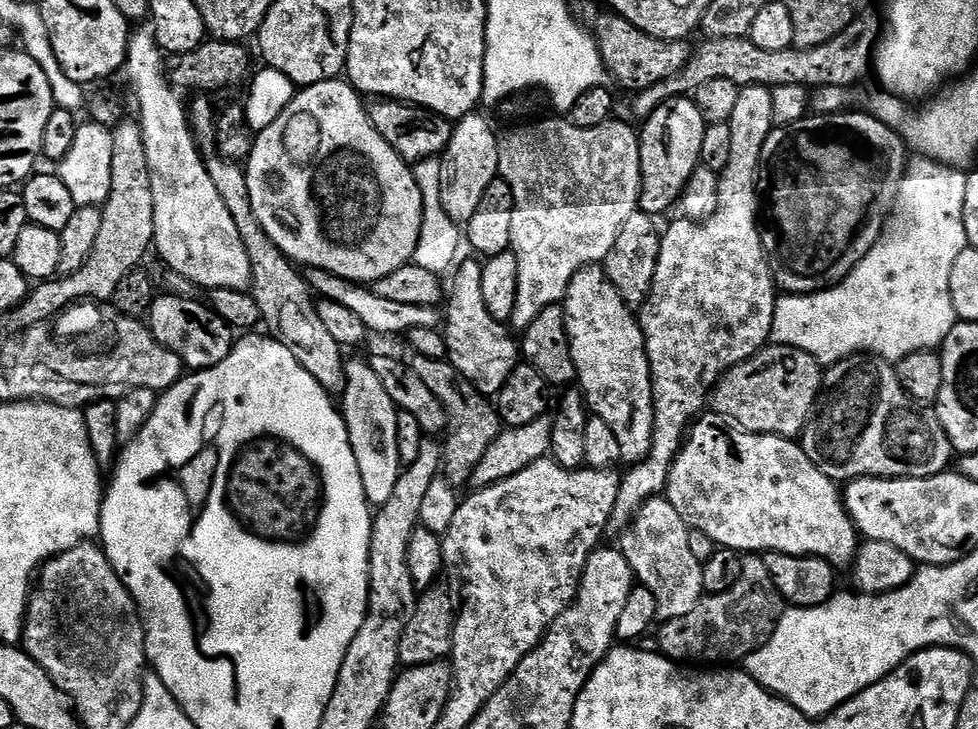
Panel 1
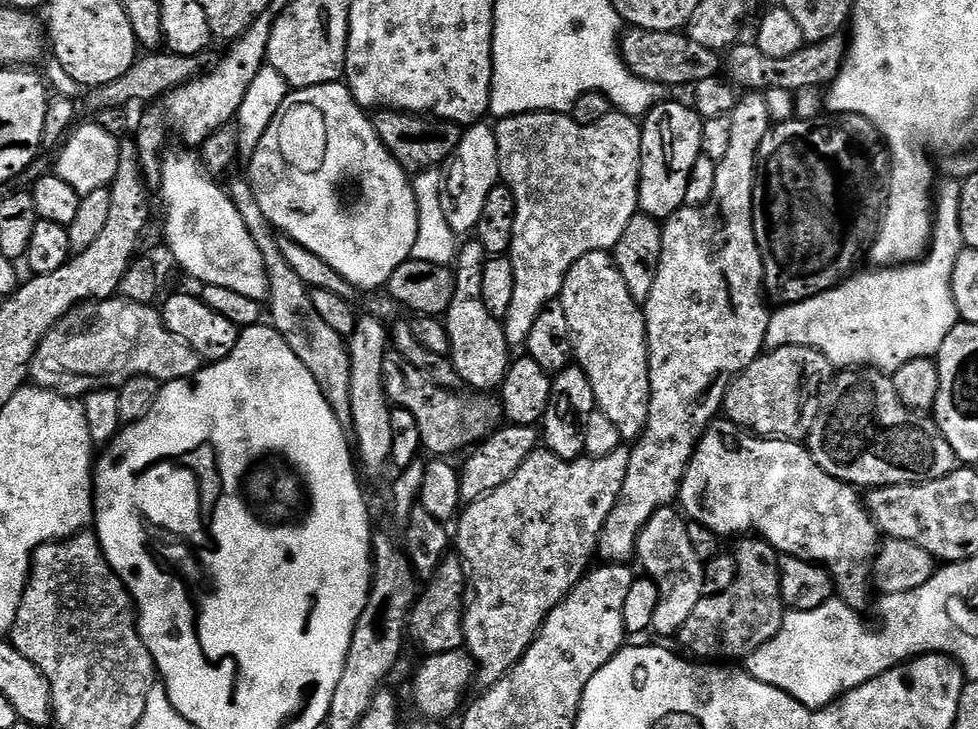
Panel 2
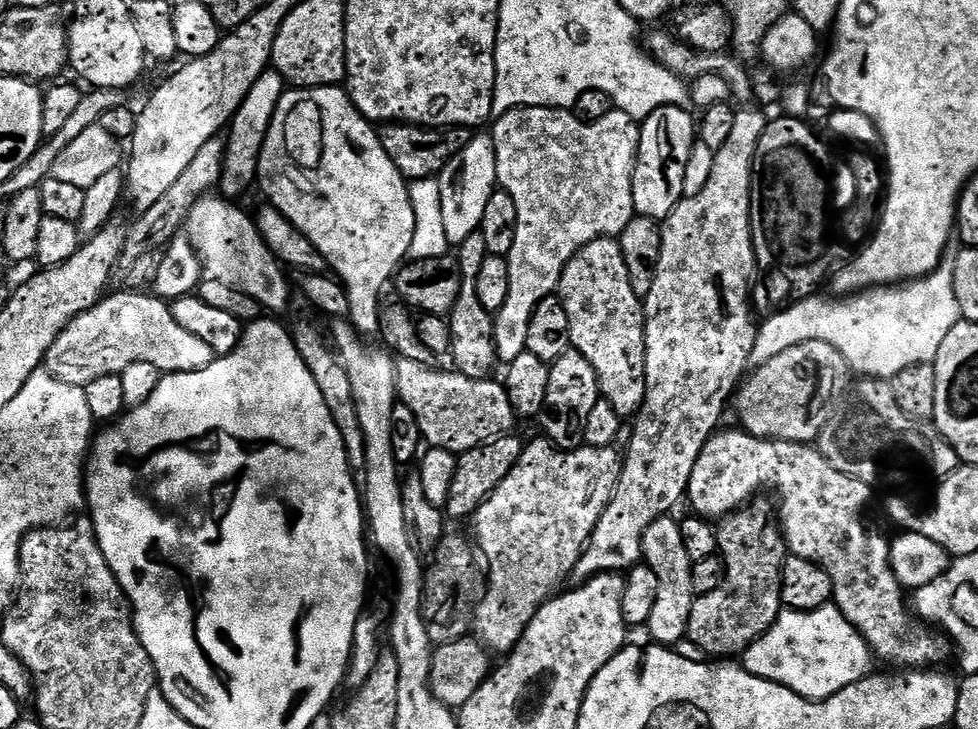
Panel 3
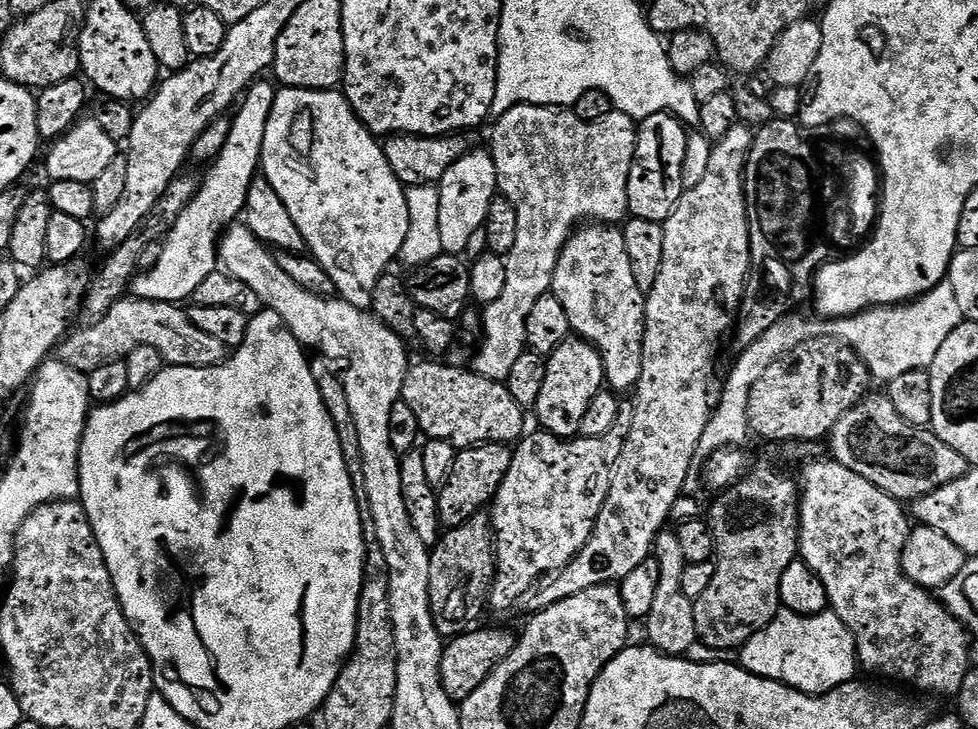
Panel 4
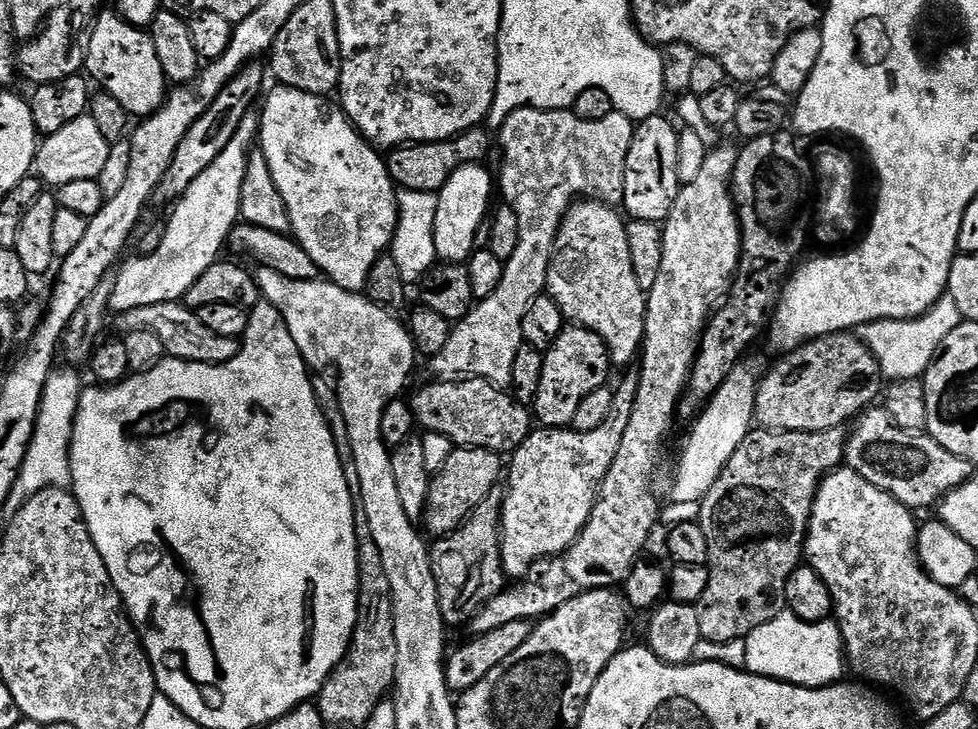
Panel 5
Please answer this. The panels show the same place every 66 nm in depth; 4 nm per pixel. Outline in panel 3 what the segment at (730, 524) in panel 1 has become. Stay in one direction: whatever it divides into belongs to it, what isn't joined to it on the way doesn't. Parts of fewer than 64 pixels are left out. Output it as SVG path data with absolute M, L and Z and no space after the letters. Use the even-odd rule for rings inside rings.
M743 430L724 431L717 431L708 439L702 454L698 454L698 462L694 462L694 474L690 474L686 500L692 503L691 511L695 515L703 516L709 522L719 521L729 512L743 508L757 494L763 493L760 492L763 488L769 488L780 499L778 523L786 537L789 553L814 562L826 570L826 574L830 574L832 600L840 613L855 626L858 634L862 634L877 661L885 660L893 664L896 670L932 670L944 666L940 664L946 663L951 656L953 659L954 645L943 631L915 619L908 620L910 604L890 563L892 546L889 537L884 537L879 526L864 517L872 500L873 489L869 485L834 470L834 466L830 466L830 462L826 462L812 444L760 440Z

